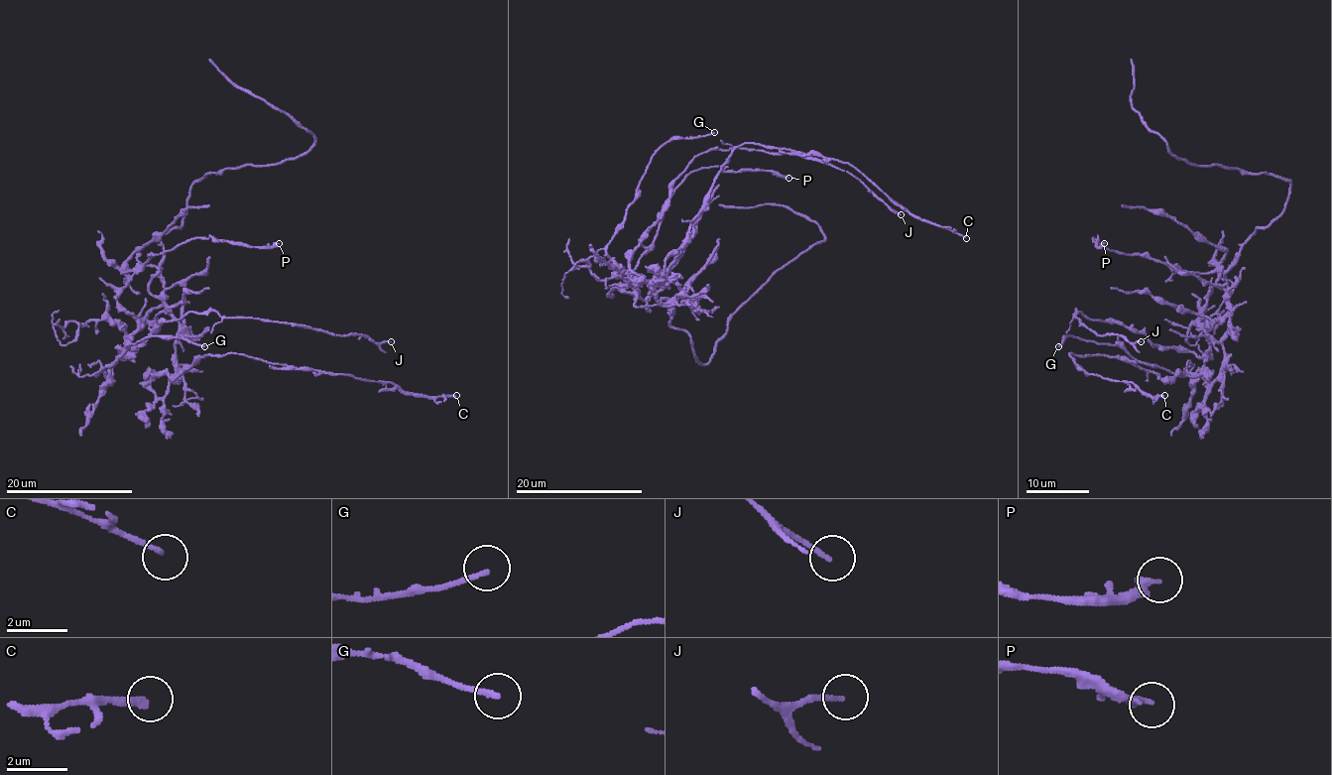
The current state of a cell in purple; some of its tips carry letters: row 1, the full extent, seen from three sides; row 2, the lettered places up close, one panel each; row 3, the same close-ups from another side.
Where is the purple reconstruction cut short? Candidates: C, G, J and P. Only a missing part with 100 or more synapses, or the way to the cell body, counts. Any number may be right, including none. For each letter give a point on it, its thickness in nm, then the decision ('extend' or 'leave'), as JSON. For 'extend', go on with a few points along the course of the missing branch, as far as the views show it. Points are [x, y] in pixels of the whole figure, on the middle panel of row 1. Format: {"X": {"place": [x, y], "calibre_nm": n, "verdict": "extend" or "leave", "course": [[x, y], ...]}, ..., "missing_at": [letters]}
{"C": {"place": [966, 238], "calibre_nm": 200, "verdict": "leave"}, "G": {"place": [714, 132], "calibre_nm": 180, "verdict": "leave"}, "J": {"place": [901, 214], "calibre_nm": 150, "verdict": "leave"}, "P": {"place": [788, 178], "calibre_nm": 300, "verdict": "leave"}, "missing_at": []}

